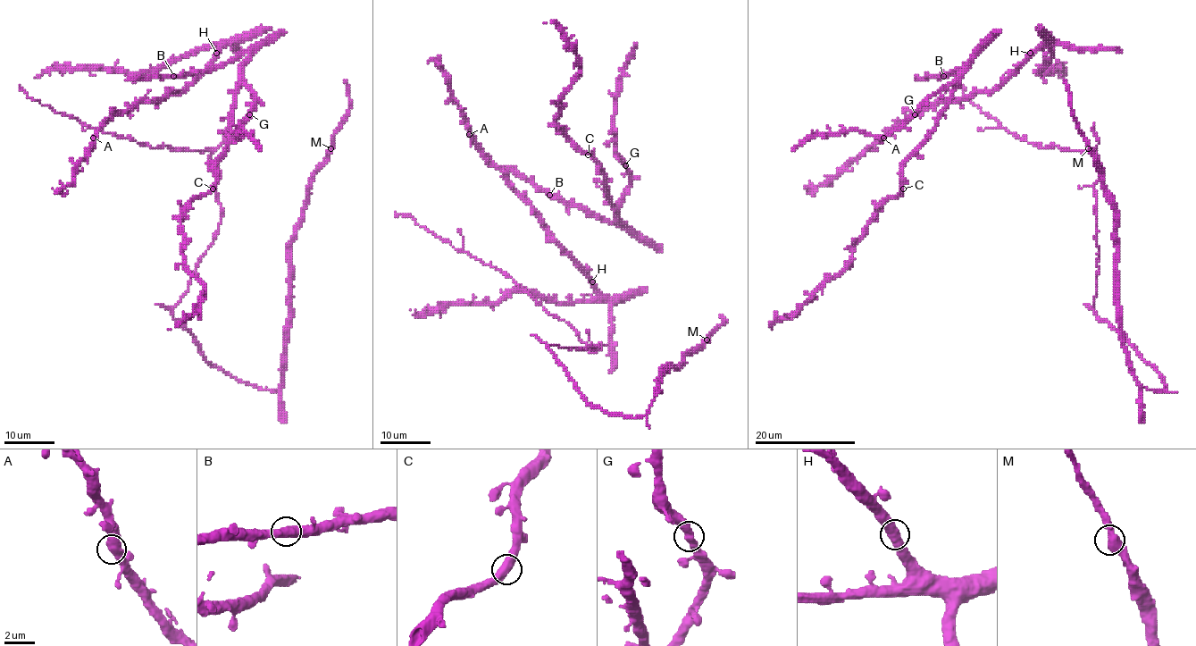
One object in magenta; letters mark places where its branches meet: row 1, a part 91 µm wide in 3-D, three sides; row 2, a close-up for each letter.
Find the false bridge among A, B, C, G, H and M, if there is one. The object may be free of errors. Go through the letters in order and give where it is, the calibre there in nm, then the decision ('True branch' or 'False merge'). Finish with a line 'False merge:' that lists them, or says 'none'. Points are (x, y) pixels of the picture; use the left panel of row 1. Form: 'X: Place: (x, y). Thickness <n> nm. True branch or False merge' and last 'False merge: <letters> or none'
A: Place: (93, 138). Thickness 440 nm. True branch
B: Place: (173, 76). Thickness 440 nm. True branch
C: Place: (213, 188). Thickness 460 nm. True branch
G: Place: (249, 114). Thickness 460 nm. True branch
H: Place: (216, 53). Thickness 440 nm. True branch
M: Place: (330, 148). Thickness 460 nm. True branch
False merge: none

